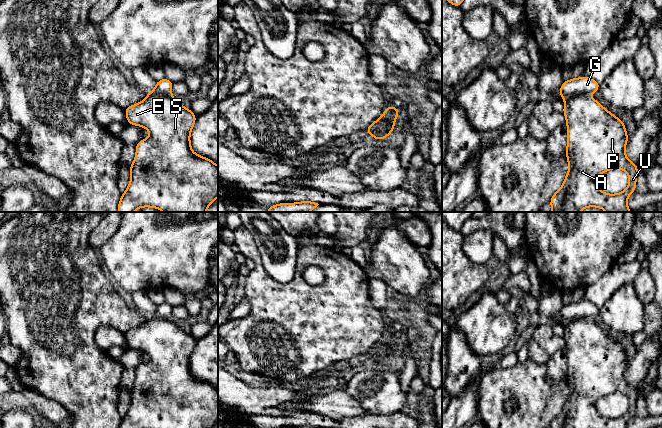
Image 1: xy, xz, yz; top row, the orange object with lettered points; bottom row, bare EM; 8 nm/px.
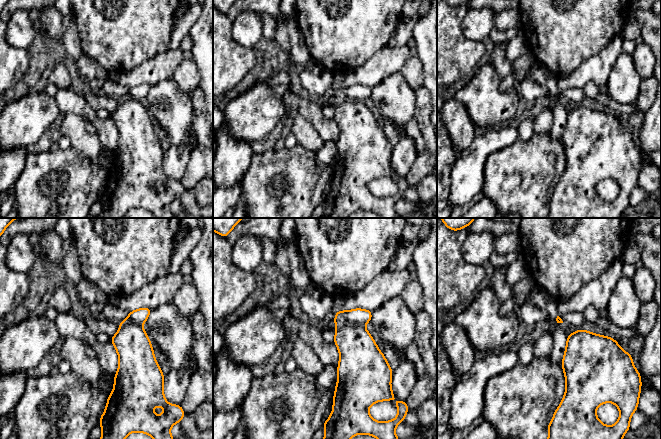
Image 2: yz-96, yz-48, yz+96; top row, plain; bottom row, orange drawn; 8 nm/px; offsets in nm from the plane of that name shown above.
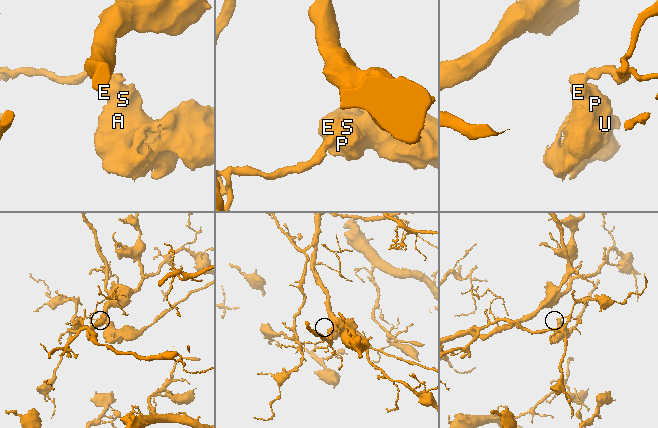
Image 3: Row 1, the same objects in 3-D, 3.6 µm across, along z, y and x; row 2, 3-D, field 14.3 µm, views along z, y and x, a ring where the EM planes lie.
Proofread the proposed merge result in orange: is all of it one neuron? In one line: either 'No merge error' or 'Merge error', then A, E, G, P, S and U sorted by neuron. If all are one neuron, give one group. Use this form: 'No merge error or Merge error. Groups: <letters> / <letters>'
Merge error. Groups: A E P S U / G

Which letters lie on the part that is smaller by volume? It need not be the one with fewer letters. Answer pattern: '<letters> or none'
A, E, P, S, U

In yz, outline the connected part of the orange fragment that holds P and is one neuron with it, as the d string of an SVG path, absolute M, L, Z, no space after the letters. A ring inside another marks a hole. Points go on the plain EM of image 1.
M586 318L565 323L563 338L567 347L566 380L569 395L562 411L553 418L551 428L627 428L629 419L635 416L638 390L625 378L629 359L625 347L607 335L597 324ZM620 392L627 396L629 408L618 418L603 417L597 410L597 401L611 393Z

